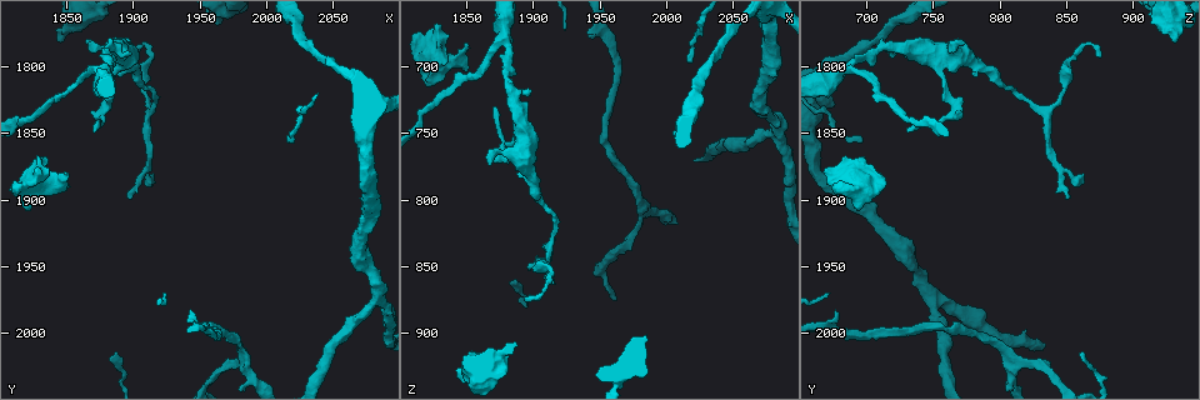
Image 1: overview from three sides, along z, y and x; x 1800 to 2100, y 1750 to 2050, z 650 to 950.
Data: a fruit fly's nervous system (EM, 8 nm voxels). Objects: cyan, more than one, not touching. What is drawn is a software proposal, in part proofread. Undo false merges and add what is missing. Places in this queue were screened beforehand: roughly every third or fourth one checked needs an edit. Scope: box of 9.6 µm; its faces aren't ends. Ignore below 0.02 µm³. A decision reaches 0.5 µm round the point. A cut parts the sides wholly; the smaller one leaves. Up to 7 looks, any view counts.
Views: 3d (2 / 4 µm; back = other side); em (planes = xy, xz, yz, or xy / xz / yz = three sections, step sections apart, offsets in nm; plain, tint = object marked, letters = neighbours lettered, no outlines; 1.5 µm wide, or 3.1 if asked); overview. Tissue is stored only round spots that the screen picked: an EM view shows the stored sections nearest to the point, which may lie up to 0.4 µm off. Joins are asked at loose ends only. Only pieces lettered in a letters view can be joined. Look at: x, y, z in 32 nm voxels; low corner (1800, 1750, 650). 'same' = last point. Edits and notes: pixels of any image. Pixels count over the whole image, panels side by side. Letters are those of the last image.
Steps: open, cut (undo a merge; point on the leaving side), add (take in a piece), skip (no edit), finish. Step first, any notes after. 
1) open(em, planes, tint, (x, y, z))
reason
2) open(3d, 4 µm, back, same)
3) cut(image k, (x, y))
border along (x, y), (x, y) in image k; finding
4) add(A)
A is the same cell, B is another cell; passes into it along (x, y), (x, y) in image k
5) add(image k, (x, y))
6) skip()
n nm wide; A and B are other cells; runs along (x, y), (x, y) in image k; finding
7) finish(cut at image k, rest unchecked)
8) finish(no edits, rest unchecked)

open(em, xy, step 4, tint, (1850, 1880, 682))
branch stops here

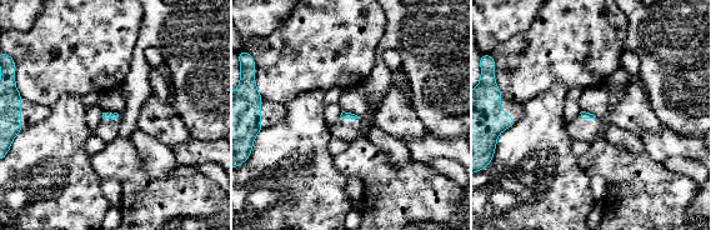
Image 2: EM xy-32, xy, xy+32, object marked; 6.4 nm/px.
open(em, yz, step 4, letters, same)
another direction

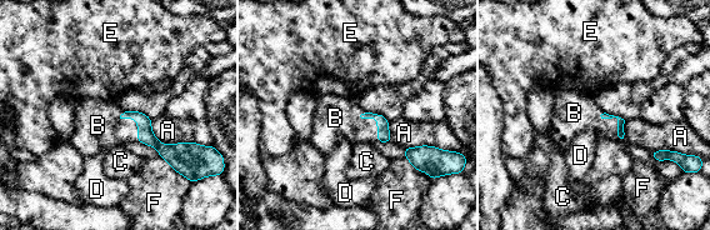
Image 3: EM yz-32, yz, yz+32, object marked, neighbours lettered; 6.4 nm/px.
add(B)
B is the same cell, A, C, D, E and F are other cells; it goes on there

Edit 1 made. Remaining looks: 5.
open(overview)

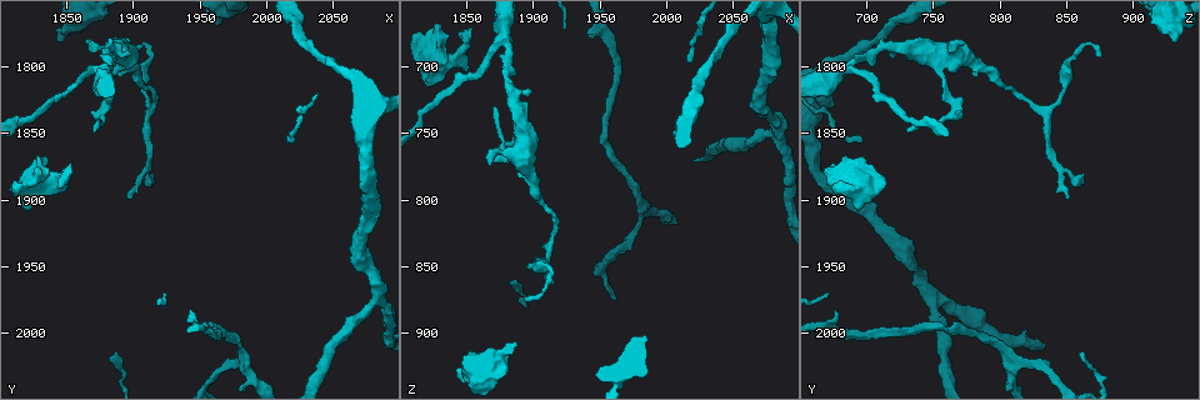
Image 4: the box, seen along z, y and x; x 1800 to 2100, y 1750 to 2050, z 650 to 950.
open(em, xz, step 8, tint, (1878, 1804, 680))
branch point

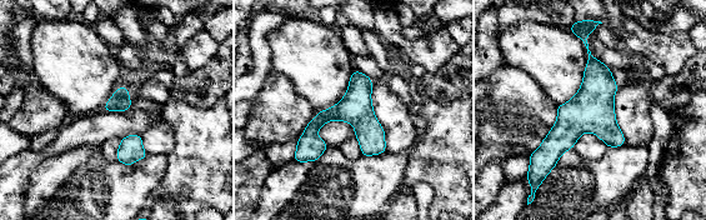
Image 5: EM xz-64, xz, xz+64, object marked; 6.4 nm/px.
open(em, xz, step 8, letters, same)

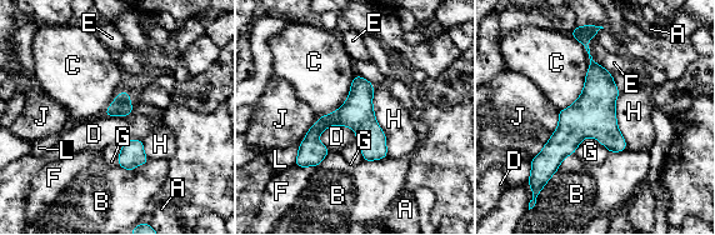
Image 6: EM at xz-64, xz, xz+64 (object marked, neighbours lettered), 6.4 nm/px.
skip()
220 nm wide; C touches over 500 nm; A, B, C, D, E, F, G, H, J and L are other cells; continuous, no second neuron

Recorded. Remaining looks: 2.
open(3d, 4 µm, (1918, 1886, 862))
tapers out

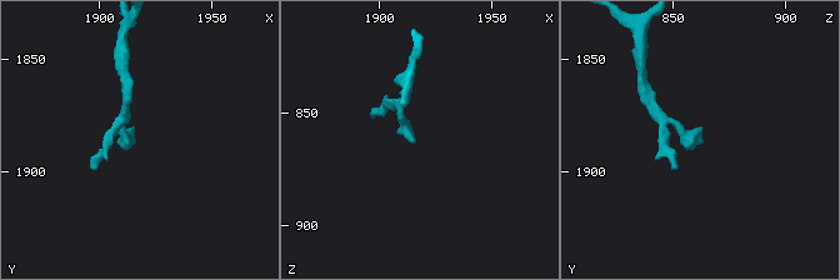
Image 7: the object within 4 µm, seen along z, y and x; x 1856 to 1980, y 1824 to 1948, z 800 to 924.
open(em, planes, letters, (1917, 1887, 862))
need the tissue

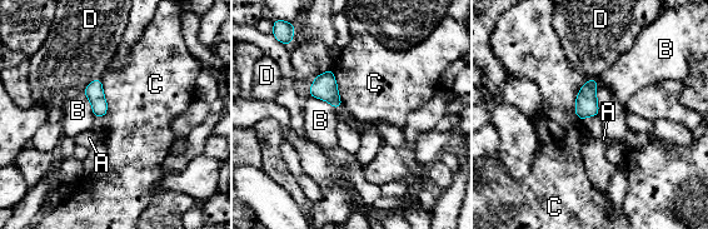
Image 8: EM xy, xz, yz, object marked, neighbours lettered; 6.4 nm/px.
skip()
A, B, C and D are other cells; border along (589, 79), (576, 100), (581, 120) in image 8; no lettered piece goes on from it

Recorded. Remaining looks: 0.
finish(add at image 3, rest unchecked)

